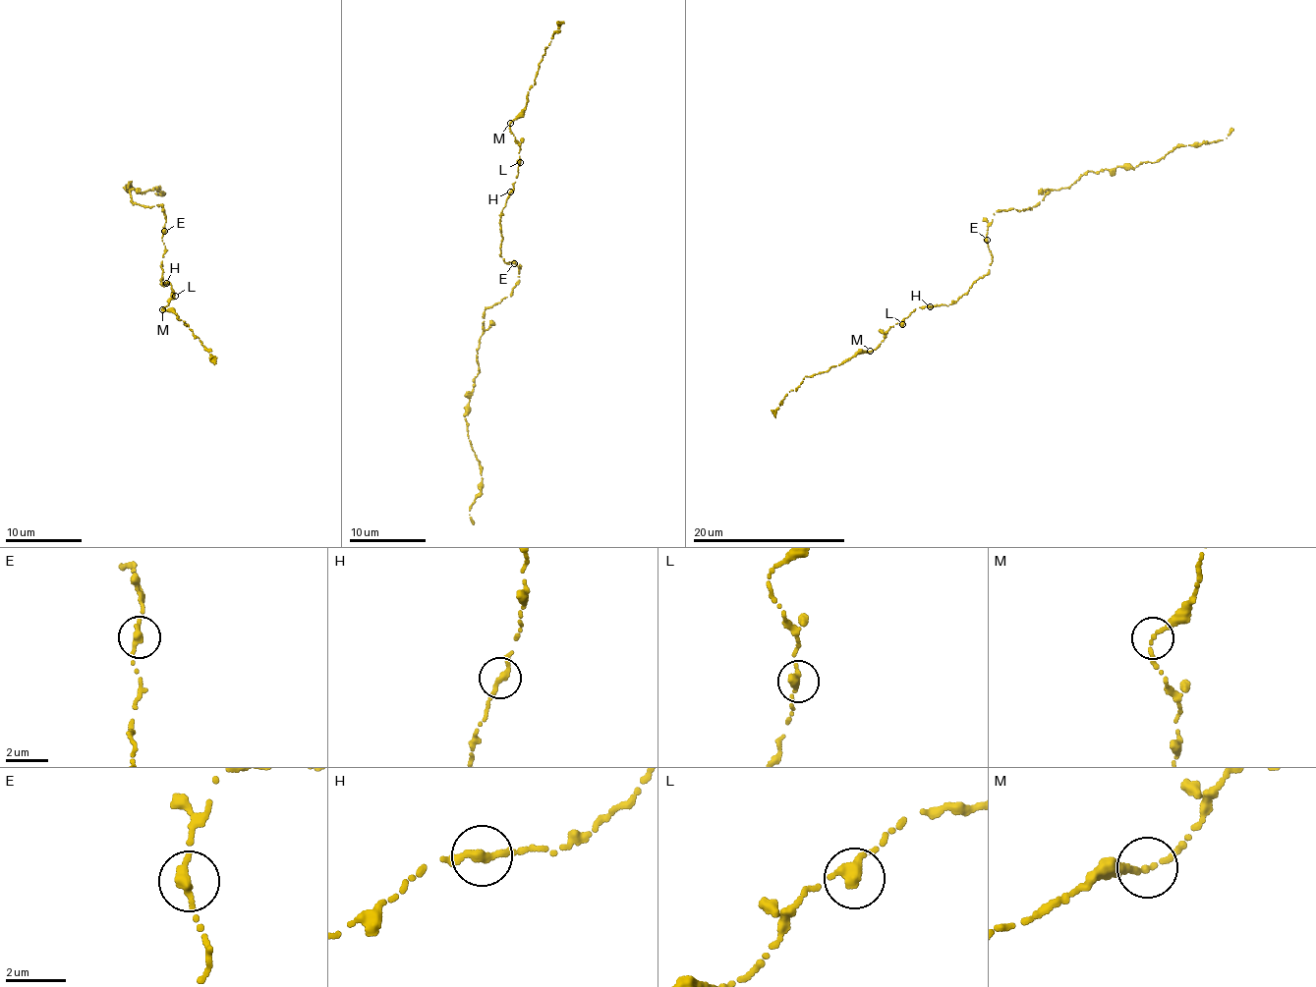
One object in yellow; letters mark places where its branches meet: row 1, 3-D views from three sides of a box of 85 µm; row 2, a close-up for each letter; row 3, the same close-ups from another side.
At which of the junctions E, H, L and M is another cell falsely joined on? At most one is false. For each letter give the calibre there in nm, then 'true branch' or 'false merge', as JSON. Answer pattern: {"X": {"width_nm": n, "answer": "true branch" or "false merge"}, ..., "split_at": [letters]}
{"E": {"width_nm": 280, "answer": "true branch"}, "H": {"width_nm": 260, "answer": "true branch"}, "L": {"width_nm": 320, "answer": "true branch"}, "M": {"width_nm": 190, "answer": "true branch"}, "split_at": []}

